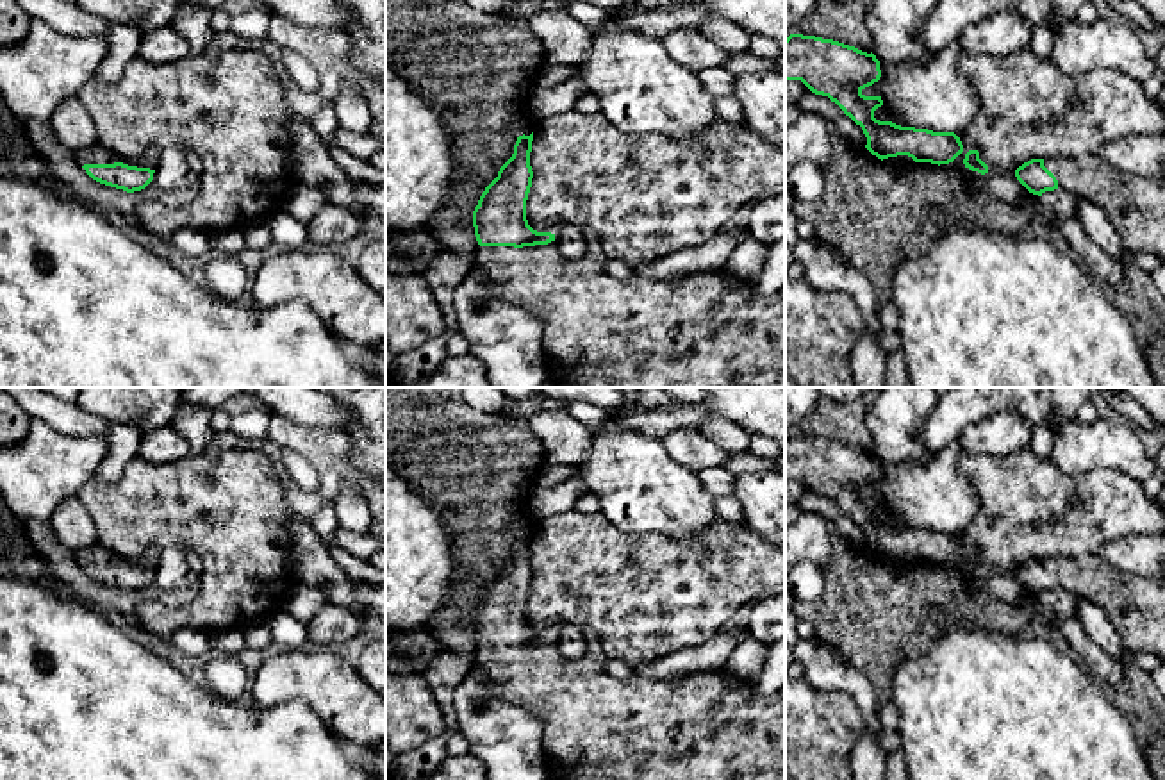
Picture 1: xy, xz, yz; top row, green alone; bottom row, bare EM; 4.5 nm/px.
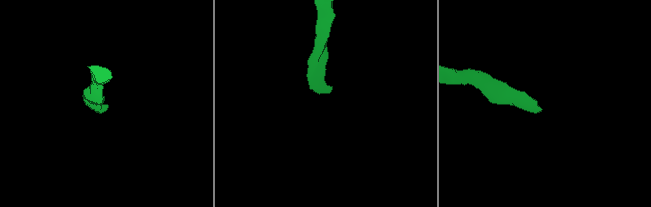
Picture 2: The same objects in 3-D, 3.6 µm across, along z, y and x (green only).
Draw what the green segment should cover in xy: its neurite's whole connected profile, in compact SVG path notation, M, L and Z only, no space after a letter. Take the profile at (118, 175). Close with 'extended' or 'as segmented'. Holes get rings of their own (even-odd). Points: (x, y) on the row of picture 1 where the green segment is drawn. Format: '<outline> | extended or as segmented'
M95 145L86 152L75 154L75 159L93 180L134 193L153 180L159 155L161 148L150 146L141 157L123 159L102 145Z | extended

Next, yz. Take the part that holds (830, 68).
M790 34L785 39L785 80L801 80L812 93L835 102L862 127L867 137L865 148L872 155L881 161L908 155L915 162L938 166L953 162L963 152L954 132L901 127L874 118L883 100L865 96L862 91L880 77L880 61L872 52L803 34Z | as segmented

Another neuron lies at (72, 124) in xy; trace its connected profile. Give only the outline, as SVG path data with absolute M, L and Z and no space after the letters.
M77 96L66 98L48 121L57 139L73 154L98 145L95 121Z

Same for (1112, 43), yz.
M1099 18L1088 25L1067 21L1056 30L1054 61L1067 75L1115 70L1142 84L1158 71L1133 25L1120 18Z

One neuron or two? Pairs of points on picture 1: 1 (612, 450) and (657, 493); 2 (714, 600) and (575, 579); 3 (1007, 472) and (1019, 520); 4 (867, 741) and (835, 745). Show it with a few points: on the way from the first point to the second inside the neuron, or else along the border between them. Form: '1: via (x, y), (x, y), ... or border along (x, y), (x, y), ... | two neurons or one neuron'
1: via (623, 461), (646, 484) | one neuron
2: via (680, 595), (639, 595), (609, 582) | one neuron
3: via (1010, 484), (1019, 493), (1019, 507) | one neuron
4: border along (866, 729), (851, 750), (850, 761) | two neurons

